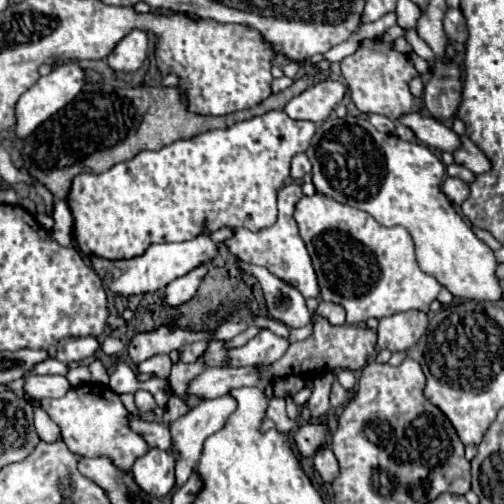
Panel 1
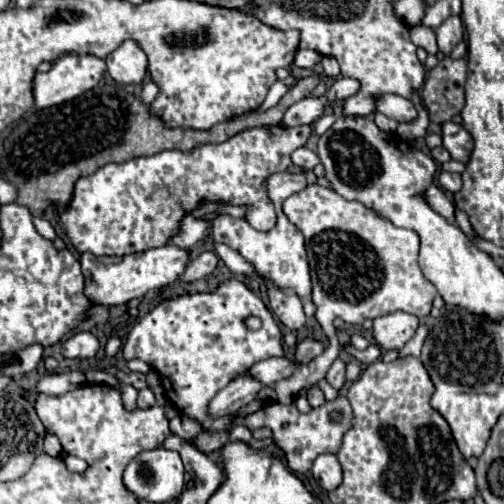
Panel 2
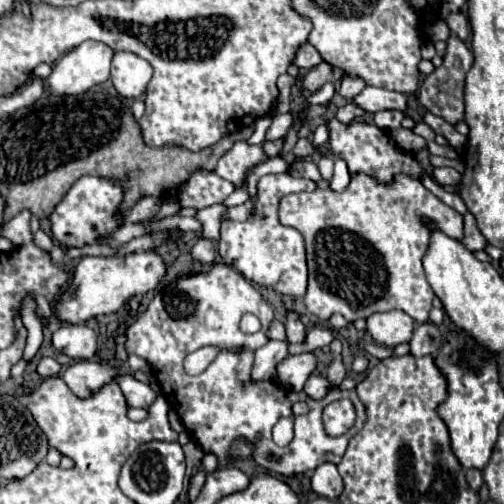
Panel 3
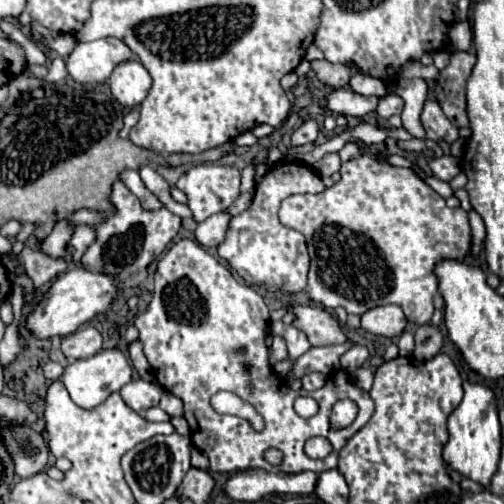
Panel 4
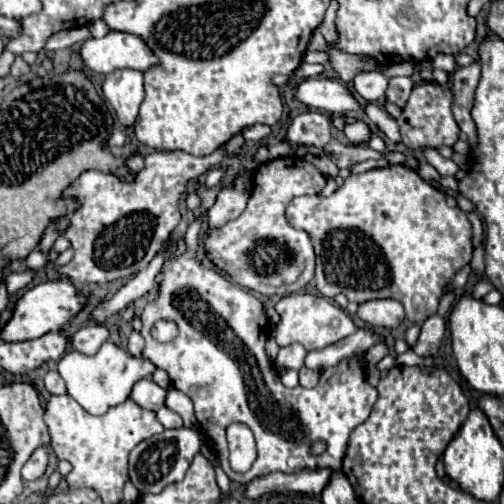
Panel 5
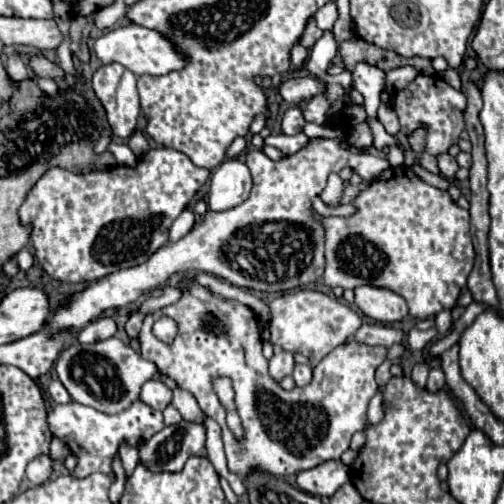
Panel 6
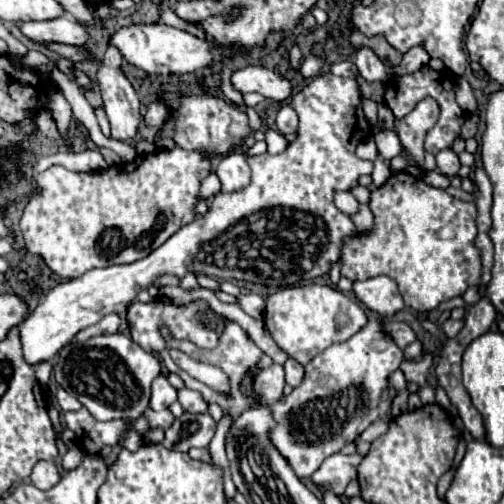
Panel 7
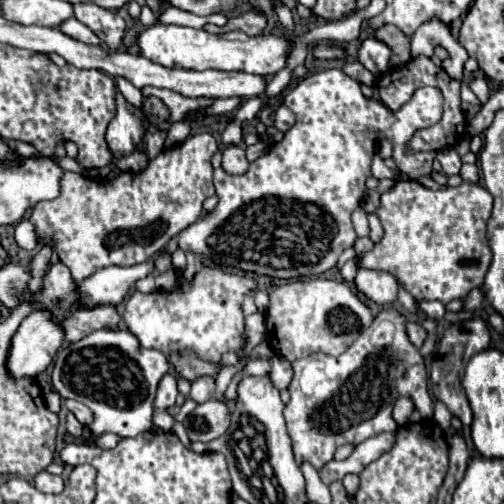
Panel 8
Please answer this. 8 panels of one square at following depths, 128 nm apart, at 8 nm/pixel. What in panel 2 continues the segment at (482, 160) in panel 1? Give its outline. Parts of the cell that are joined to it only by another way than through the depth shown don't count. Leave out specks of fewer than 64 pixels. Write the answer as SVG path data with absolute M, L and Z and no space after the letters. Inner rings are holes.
M454 122L442 124L442 138L444 138L444 148L450 152L454 160L464 164L470 160L474 140L460 124L454 124Z

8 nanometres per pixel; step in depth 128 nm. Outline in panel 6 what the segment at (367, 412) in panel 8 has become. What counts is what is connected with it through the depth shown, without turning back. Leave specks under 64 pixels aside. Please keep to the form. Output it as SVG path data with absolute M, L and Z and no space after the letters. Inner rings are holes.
M184 276L178 288L182 296L176 304L144 318L138 336L140 356L154 362L158 370L176 380L182 390L194 394L202 412L220 424L228 470L242 478L254 470L290 478L326 460L338 460L348 450L352 434L366 426L368 402L376 394L374 370L386 360L386 348L352 344L352 340L348 340L316 364L314 378L308 386L288 392L282 390L268 372L260 372L260 360L266 358L262 356L260 322L250 306L214 296L208 288L200 286L194 276ZM164 314L178 322L178 336L172 344L164 344L152 334L152 324ZM220 376L232 380L236 412L246 430L242 442L228 430L226 408L212 388L212 380Z

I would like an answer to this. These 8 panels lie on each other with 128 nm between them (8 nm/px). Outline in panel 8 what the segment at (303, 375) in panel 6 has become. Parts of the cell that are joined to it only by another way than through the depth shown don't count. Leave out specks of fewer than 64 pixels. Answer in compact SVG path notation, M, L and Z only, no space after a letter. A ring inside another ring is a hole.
M274 356L272 358L272 382L276 384L276 388L288 388L290 382L292 382L292 376L294 376L294 370L292 370L292 364L288 360L284 360L284 356Z

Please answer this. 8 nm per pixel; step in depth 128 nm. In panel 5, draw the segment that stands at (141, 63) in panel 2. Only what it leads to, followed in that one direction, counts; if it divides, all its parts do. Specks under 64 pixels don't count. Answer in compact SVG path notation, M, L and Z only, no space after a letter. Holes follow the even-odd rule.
M116 70L106 76L102 84L106 100L116 110L118 120L124 126L134 124L138 116L138 108L144 100L144 82L142 72L136 70Z

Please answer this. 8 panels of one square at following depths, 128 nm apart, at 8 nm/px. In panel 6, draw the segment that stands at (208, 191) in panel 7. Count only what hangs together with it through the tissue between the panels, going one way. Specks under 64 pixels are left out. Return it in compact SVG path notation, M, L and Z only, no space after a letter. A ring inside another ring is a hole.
M190 208L190 210L184 210L184 212L174 220L174 224L170 226L168 244L174 244L174 242L178 242L184 234L188 234L190 228L192 228L192 224L194 224L194 212L192 212L192 208Z

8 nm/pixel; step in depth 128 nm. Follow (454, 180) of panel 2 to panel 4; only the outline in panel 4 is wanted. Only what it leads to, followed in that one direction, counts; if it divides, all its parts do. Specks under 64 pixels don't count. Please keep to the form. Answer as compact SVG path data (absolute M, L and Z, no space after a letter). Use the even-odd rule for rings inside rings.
M440 156L434 160L428 160L428 168L432 176L436 176L438 180L450 182L460 172L460 160L454 156Z

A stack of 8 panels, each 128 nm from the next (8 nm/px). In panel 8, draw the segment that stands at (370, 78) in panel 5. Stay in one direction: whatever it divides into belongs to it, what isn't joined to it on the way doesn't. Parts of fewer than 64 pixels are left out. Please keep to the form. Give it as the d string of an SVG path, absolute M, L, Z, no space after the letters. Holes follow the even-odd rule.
M366 38L358 50L358 62L380 80L390 70L390 54L392 50L386 44L380 44L376 38Z

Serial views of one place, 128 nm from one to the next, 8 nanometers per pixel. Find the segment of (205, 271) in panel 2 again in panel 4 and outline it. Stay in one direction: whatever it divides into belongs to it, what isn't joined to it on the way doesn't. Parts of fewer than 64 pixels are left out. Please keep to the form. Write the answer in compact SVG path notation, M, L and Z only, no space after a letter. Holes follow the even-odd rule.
M218 212L218 214L212 214L210 218L206 218L204 222L200 222L196 228L196 234L194 234L196 242L202 248L216 248L224 240L228 220L230 220L230 216L226 212Z

